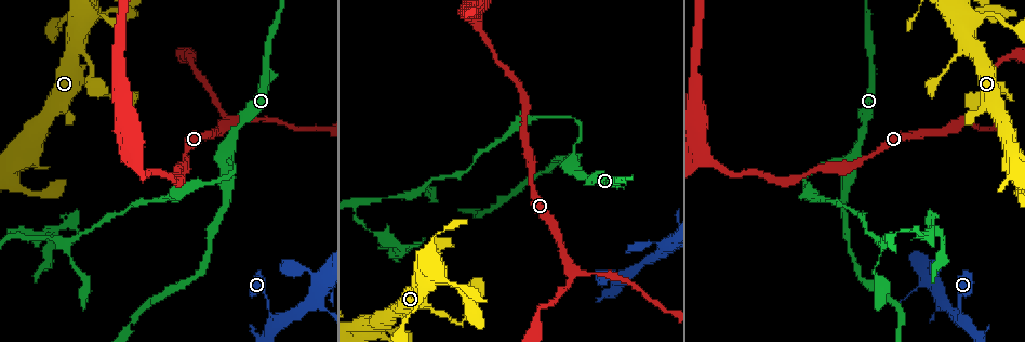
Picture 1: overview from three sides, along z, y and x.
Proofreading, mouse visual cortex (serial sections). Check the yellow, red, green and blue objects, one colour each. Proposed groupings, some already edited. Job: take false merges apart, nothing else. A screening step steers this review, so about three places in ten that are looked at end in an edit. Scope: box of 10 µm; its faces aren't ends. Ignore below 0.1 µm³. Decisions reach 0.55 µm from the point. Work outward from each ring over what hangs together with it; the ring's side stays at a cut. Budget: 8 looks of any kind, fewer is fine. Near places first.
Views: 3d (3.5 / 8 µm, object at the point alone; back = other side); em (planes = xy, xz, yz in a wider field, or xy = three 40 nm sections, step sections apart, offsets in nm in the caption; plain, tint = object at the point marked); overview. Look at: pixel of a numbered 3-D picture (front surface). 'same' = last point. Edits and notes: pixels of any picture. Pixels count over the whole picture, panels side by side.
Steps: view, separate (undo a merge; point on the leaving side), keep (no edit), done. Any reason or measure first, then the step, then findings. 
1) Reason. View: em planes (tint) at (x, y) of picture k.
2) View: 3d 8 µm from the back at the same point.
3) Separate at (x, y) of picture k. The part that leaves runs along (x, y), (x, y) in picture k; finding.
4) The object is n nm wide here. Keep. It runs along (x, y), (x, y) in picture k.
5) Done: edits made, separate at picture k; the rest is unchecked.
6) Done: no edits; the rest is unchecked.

View: 3d 3.5 µm at (1003, 94) of picture 1.

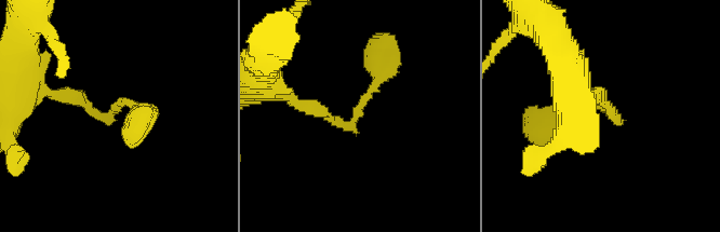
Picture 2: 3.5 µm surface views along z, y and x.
Shape alone is not enough. View: em planes (tint) at (357, 111) of picture 2.

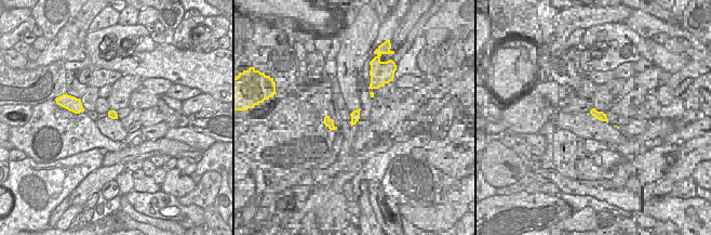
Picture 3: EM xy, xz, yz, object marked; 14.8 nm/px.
The arms are 200, 250 nm wide. Separate at (369, 95) of picture 2. The part that leaves runs along (338, 122), (351, 122), (375, 86), (378, 55) in picture 2; two cells meet here.

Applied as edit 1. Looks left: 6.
Side arm on a straight run. View: 3d 3.5 µm at (852, 157) of picture 1.

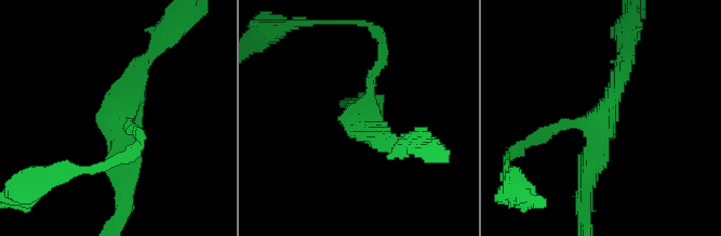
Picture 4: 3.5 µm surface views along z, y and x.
View: em xy step 2 (tint) at (598, 120) of picture 4.

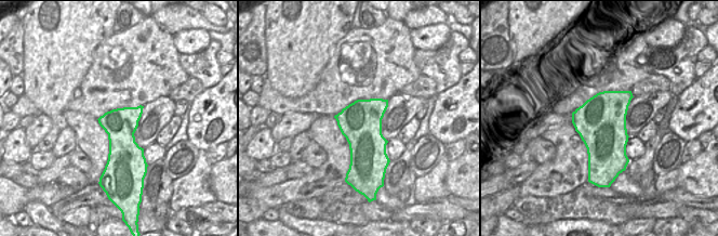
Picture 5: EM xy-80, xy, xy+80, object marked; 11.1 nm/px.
Another direction. View: em planes (tint) at the same point.

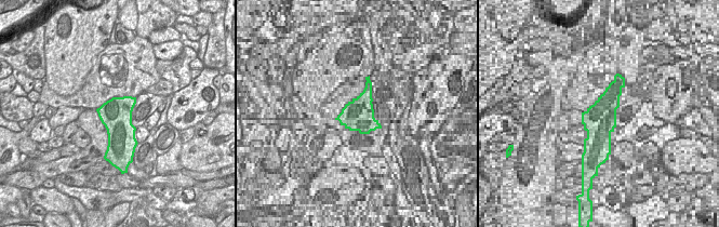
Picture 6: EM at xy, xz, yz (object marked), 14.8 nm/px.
3 arms meet here; the arms are 150, 250, 350 nm wide. Keep. It runs along (626, 61), (598, 120), (534, 136) in picture 4; continuous, no second cell.

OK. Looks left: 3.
A narrow waist. View: em planes (tint) at (274, 317) of picture 1.

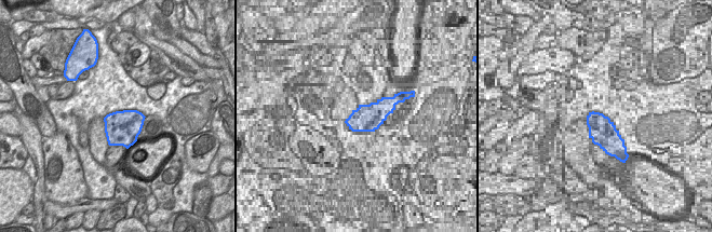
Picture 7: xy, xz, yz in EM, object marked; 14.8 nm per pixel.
See where the arms go. View: 3d 3.5 µm at the same point.

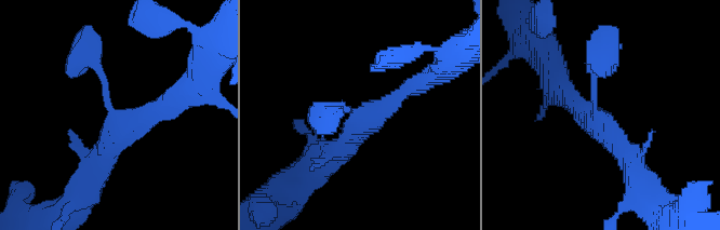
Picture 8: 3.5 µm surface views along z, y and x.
Keep. It runs along (88, 56), (120, 119), (181, 92) in picture 8; one cell here.

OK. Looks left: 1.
Done: edits made, separate at picture 2; the rest is unchecked.

